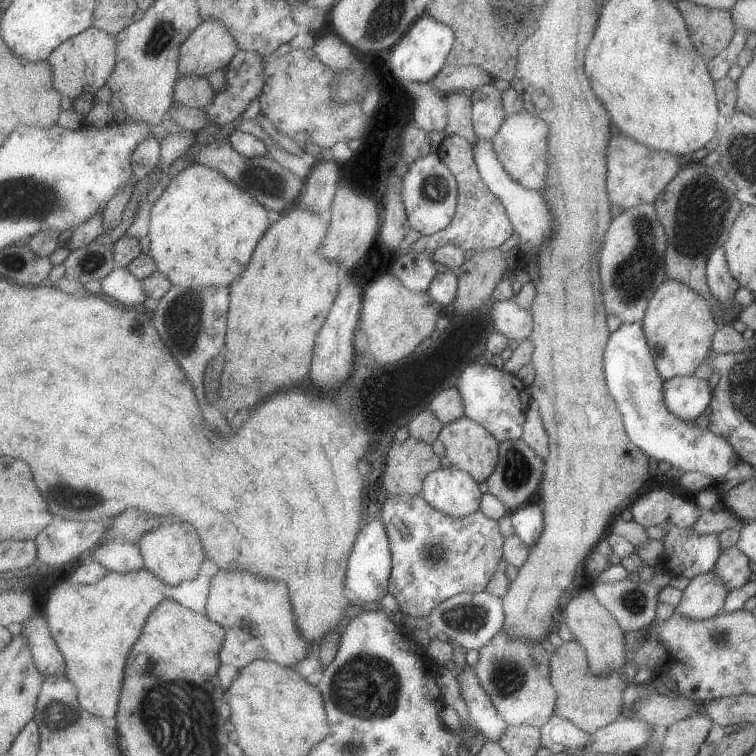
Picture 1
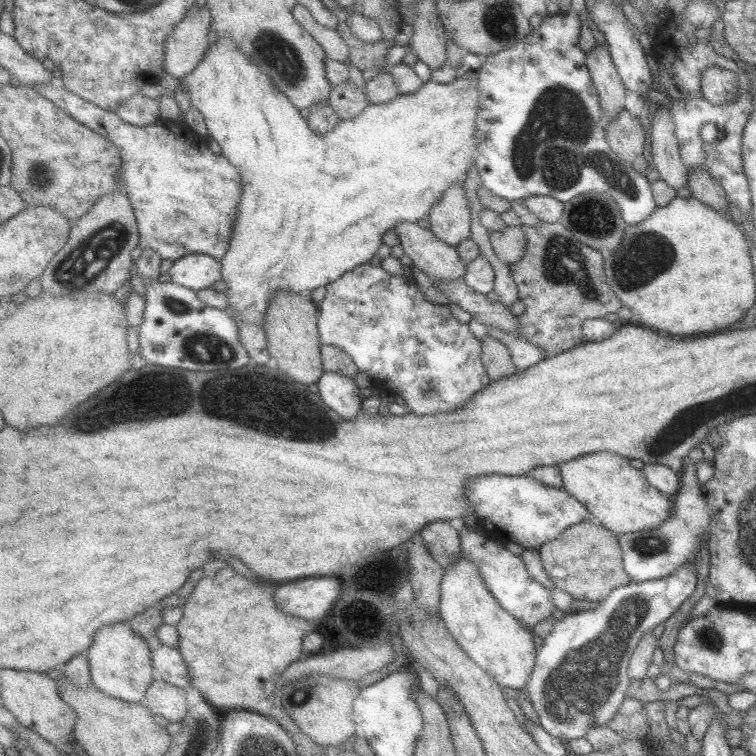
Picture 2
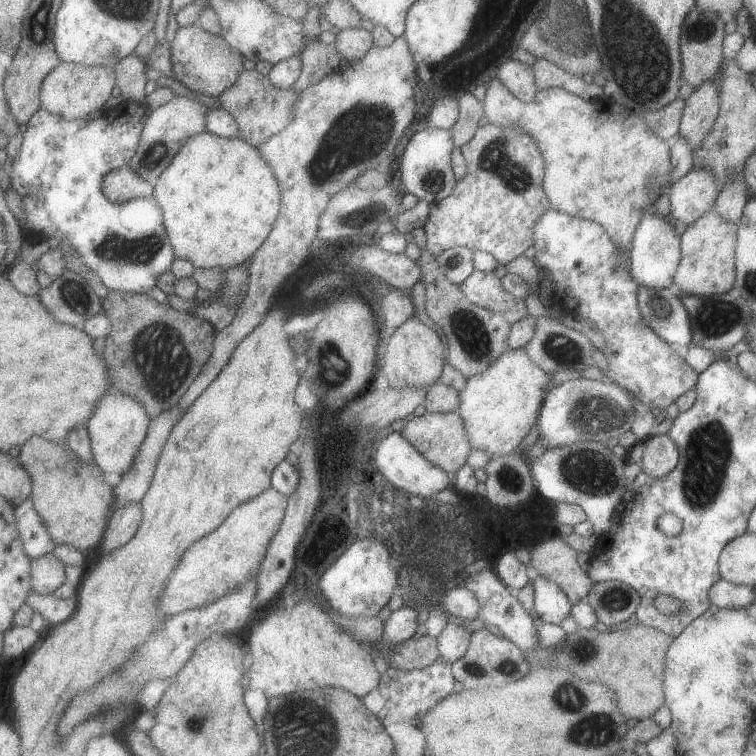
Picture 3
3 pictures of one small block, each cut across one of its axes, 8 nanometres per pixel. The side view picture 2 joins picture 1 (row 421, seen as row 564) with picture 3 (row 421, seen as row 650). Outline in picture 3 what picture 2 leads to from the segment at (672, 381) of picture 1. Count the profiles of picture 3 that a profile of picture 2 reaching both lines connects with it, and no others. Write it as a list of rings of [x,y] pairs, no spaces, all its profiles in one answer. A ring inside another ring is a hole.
[[[583,379],[563,382],[545,392],[537,416],[537,437],[547,447],[574,441],[598,441],[608,449],[617,445],[618,439],[633,424],[633,396],[617,384]]]

